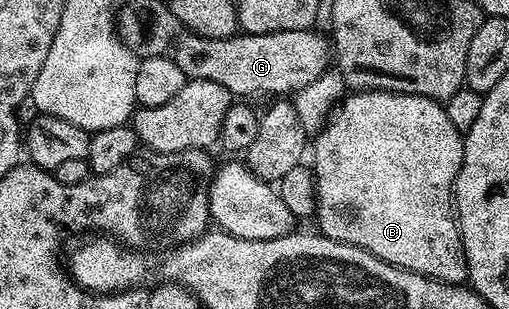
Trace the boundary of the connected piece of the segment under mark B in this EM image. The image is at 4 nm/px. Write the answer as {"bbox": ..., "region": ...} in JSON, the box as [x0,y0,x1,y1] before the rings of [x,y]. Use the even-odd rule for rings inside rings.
{"bbox":[310,89,468,285],"region":[[[381,89],[352,91],[337,104],[334,112],[324,122],[324,128],[315,134],[314,141],[316,141],[316,146],[313,144],[310,149],[310,168],[312,176],[316,179],[316,216],[314,221],[315,224],[320,224],[317,225],[319,232],[335,241],[358,247],[394,267],[417,273],[423,277],[432,277],[435,281],[444,281],[447,285],[459,285],[468,281],[468,264],[464,254],[464,244],[460,238],[460,226],[454,212],[454,190],[456,176],[462,167],[464,138],[456,130],[454,123],[450,123],[450,115],[446,115],[441,102],[413,93],[391,93]]]}

